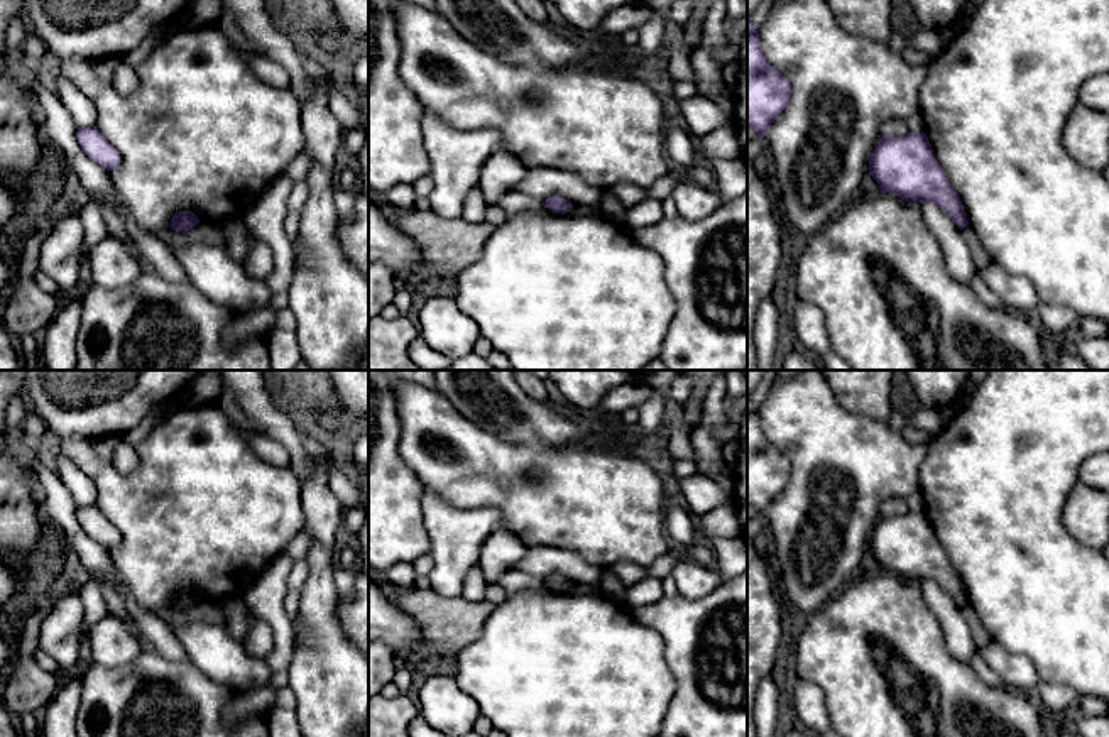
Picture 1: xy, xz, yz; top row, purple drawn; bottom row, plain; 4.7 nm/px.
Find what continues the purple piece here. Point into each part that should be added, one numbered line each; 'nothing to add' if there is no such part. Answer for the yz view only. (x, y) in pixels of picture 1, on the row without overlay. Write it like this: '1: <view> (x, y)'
nothing to add

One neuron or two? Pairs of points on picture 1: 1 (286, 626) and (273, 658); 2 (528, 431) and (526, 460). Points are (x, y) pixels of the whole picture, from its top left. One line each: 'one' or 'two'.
1: one
2: two

